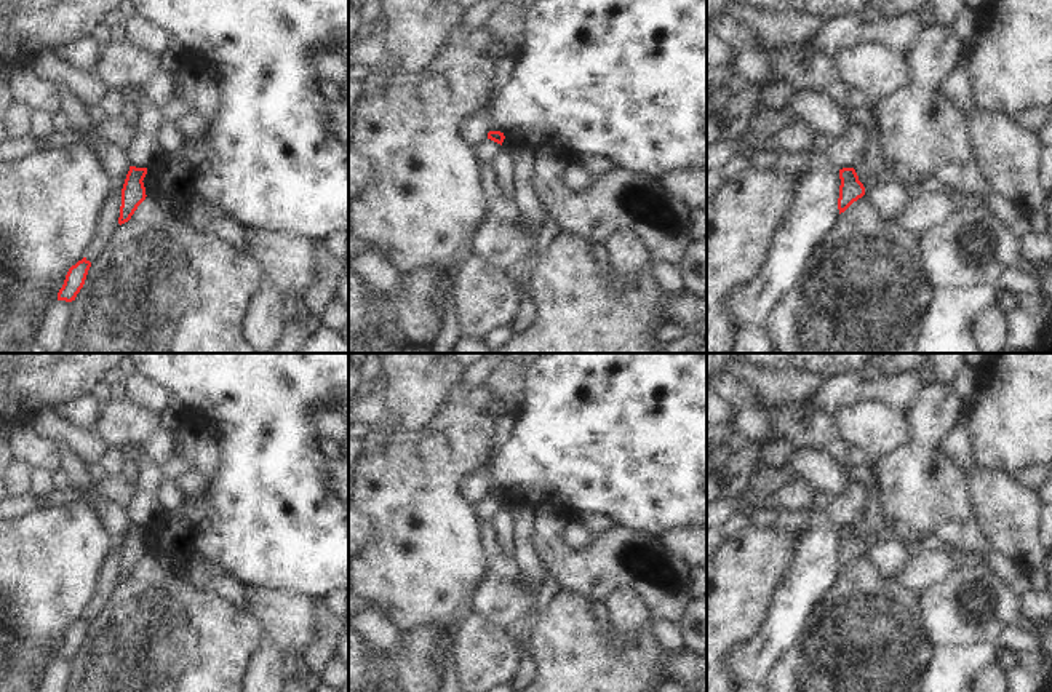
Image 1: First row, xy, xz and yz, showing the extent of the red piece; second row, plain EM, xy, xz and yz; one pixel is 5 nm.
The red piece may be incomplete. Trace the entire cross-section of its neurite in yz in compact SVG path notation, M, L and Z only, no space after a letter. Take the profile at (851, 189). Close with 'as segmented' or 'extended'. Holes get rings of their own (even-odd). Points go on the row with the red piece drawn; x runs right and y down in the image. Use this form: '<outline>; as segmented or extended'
M843 168L839 169L839 198L838 198L838 209L839 214L844 213L854 201L865 195L865 187L859 181L859 176L854 168Z; as segmented

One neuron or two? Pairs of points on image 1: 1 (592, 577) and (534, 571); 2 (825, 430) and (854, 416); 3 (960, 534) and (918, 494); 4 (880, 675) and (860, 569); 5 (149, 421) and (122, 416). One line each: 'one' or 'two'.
1: two
2: two
3: one
4: one
5: one

